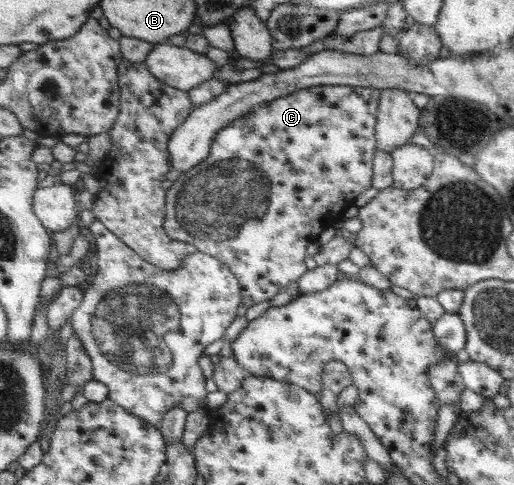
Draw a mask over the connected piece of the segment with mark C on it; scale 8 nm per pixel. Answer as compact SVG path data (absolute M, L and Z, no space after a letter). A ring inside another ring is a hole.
M312 86L296 90L292 95L281 96L261 108L253 108L247 114L243 114L241 118L235 118L229 122L229 126L217 132L209 158L191 170L181 173L167 190L165 230L168 231L171 238L191 243L197 246L197 250L213 255L229 266L229 269L240 280L240 286L243 288L242 304L245 307L256 306L260 302L270 302L276 294L282 292L293 282L297 283L308 272L303 261L309 256L306 252L307 246L309 246L309 242L316 242L319 234L329 228L329 212L335 216L333 220L339 220L339 212L343 212L343 208L351 206L353 198L371 186L372 158L376 154L377 144L376 113L379 112L379 98L380 91L371 87Z

